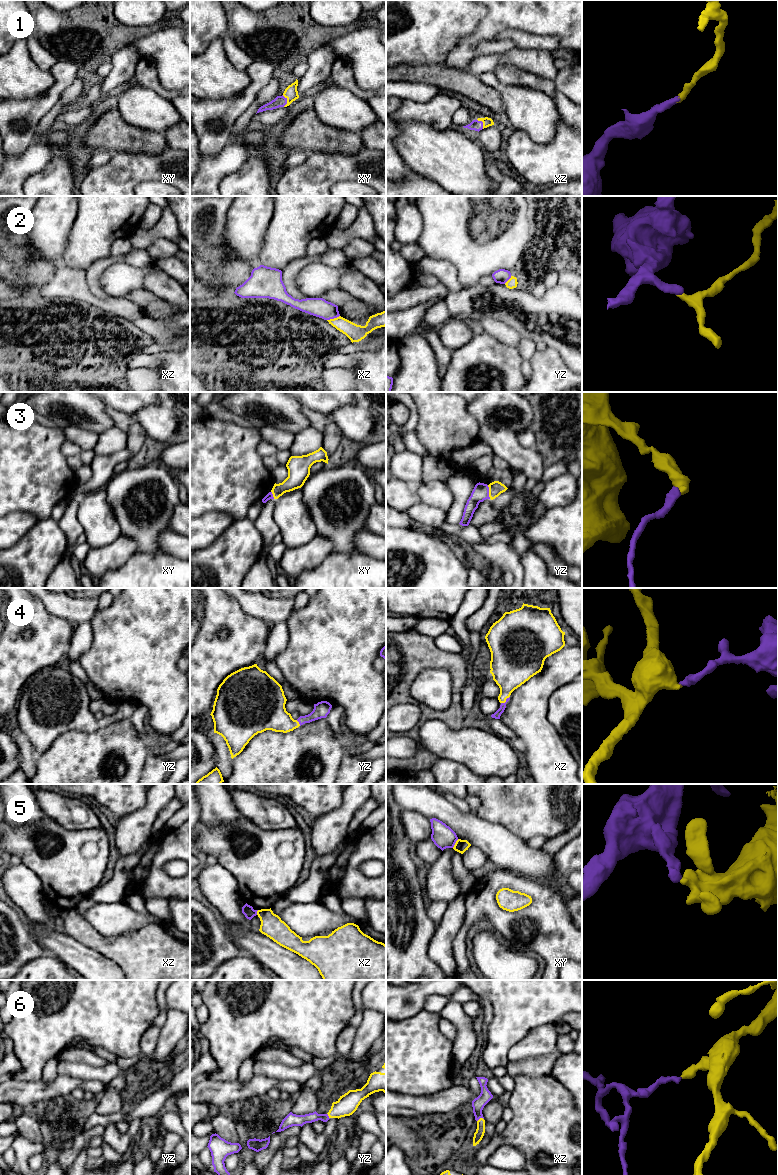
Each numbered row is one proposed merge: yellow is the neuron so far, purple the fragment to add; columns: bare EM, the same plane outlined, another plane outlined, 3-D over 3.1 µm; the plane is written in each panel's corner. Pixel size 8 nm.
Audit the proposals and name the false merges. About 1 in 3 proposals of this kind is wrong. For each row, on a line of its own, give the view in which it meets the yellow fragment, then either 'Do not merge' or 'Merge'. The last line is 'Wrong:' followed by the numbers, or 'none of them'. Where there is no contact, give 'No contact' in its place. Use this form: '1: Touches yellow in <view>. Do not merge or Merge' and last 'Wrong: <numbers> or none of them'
1: Touches yellow in xy. Merge
2: Touches yellow in xz. Do not merge
3: Touches yellow in yz. Do not merge
4: Touches yellow in xz. Merge
5: Touches yellow in xy. Do not merge
6: Touches yellow in xz. Merge
Wrong: 2, 3, 5

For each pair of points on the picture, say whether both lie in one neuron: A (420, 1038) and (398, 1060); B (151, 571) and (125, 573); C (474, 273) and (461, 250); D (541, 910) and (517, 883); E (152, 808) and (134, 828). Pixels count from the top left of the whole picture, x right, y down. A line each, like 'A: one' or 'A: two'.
A: one
B: one
C: one
D: one
E: one

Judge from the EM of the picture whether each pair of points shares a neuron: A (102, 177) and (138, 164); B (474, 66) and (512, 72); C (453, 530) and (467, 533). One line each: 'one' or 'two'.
A: one
B: two
C: one

